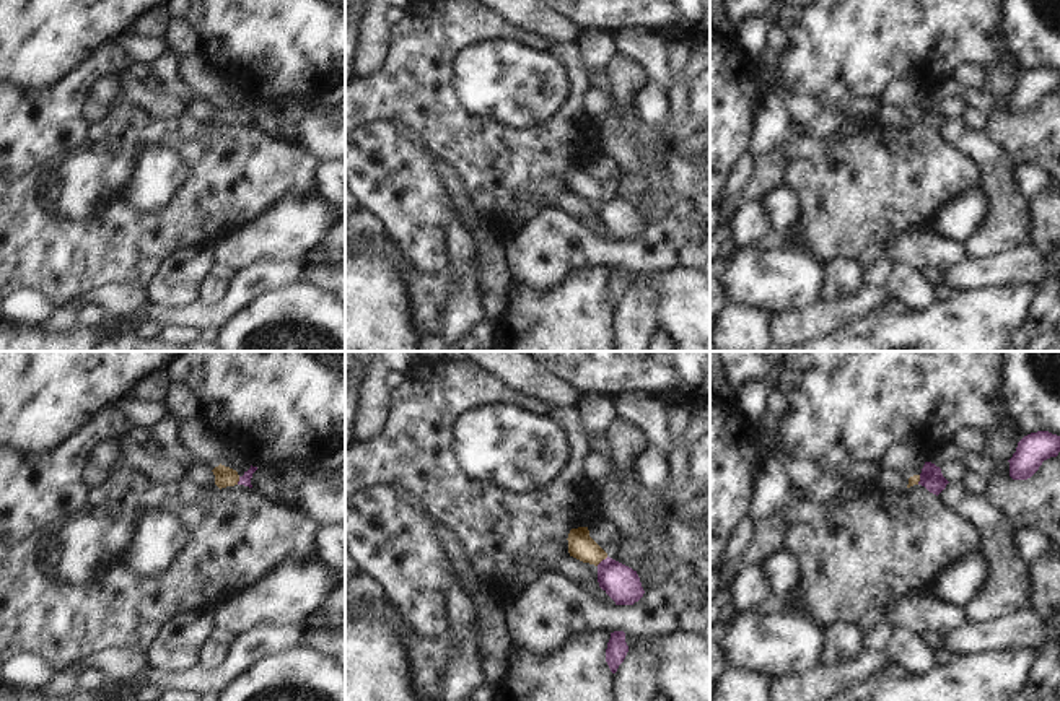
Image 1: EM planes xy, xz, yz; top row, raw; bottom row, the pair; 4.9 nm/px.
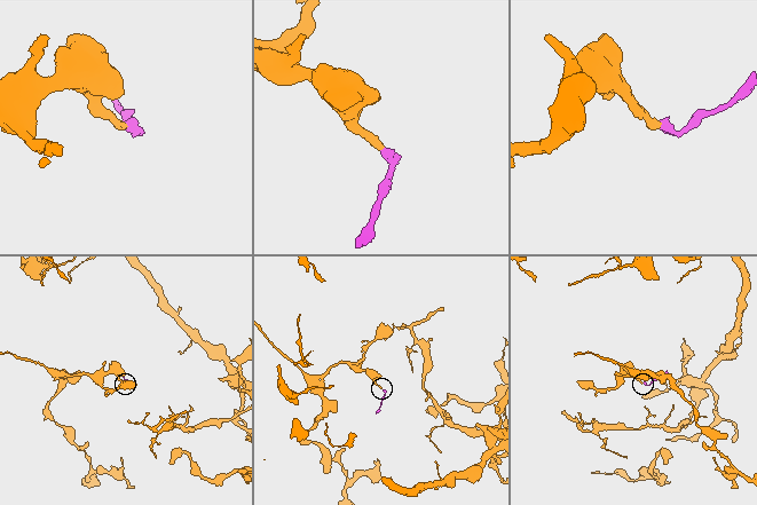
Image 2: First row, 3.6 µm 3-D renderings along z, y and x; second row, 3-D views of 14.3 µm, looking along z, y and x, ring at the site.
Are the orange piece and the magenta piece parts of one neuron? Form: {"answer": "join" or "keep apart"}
{"answer": "keep apart"}

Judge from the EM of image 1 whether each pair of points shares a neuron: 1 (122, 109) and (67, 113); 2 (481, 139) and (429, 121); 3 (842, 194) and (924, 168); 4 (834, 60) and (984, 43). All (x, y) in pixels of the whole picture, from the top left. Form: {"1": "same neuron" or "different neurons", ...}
{"1": "different neurons", "2": "same neuron", "3": "same neuron", "4": "same neuron"}

